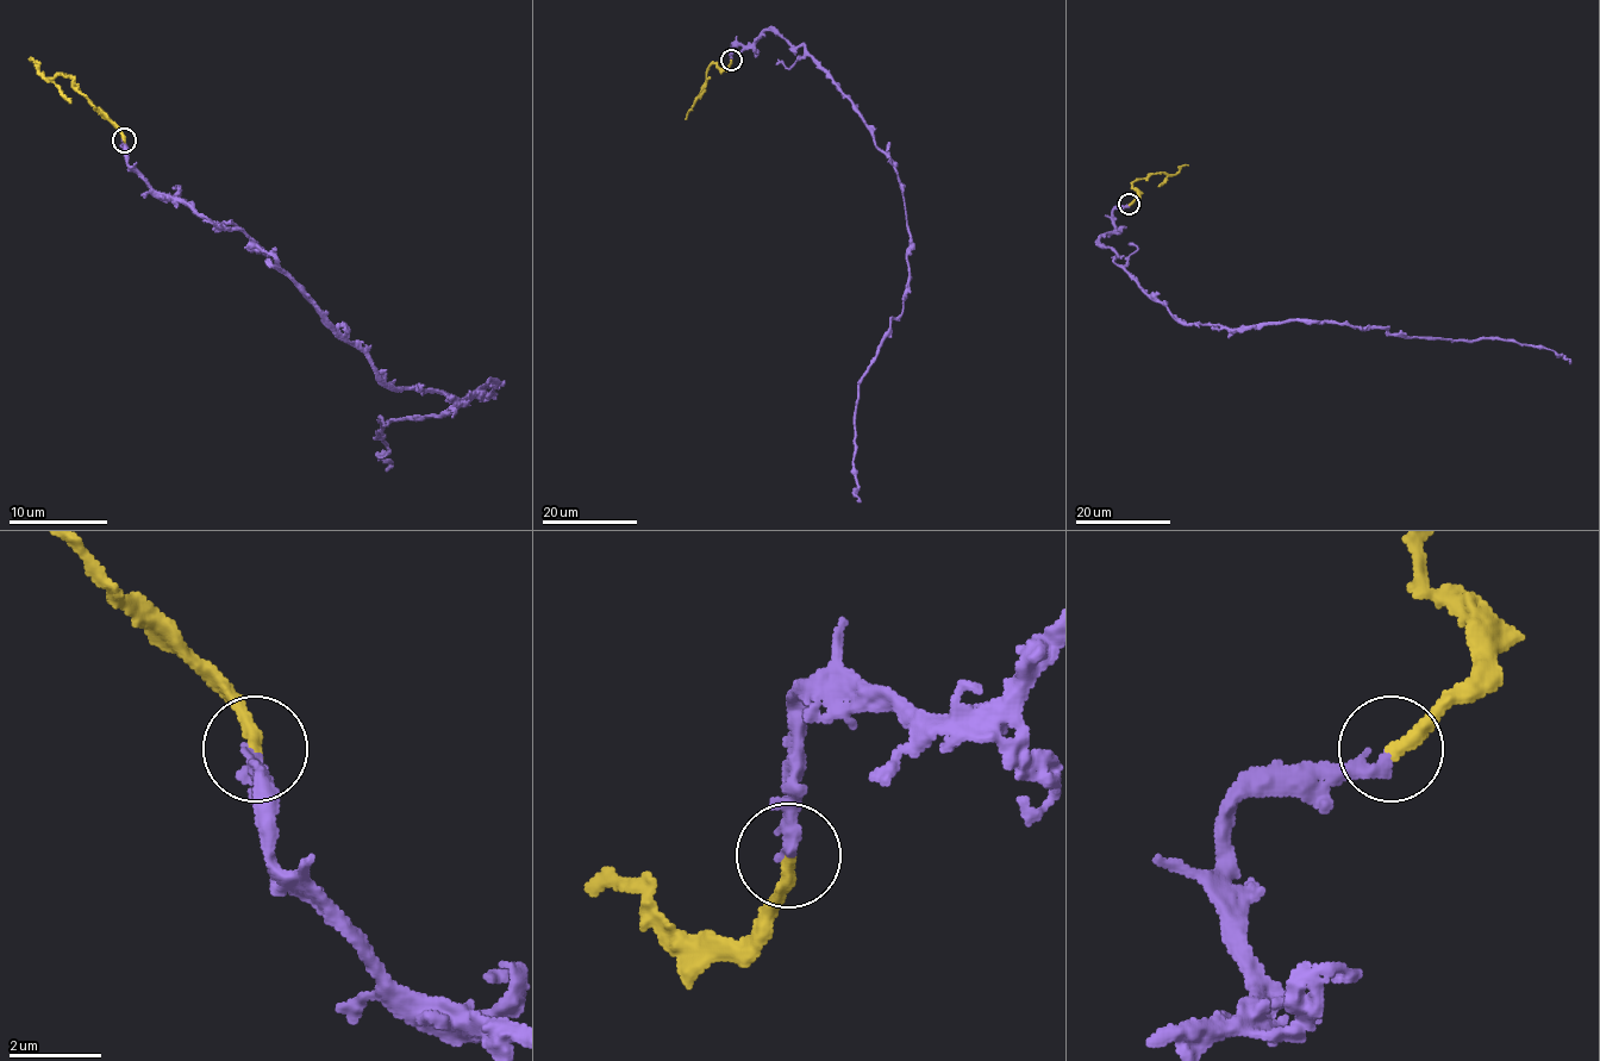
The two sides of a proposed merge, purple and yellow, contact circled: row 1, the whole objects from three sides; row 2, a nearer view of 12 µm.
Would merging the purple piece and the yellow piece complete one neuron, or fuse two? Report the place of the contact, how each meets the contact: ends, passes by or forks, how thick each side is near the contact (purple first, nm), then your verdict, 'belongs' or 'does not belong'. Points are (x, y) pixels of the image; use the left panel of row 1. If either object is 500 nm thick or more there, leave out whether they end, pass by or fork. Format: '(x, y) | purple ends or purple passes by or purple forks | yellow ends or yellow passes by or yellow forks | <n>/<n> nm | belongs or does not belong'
(124, 139) | purple ends | yellow ends | 280/300 nm | belongs

